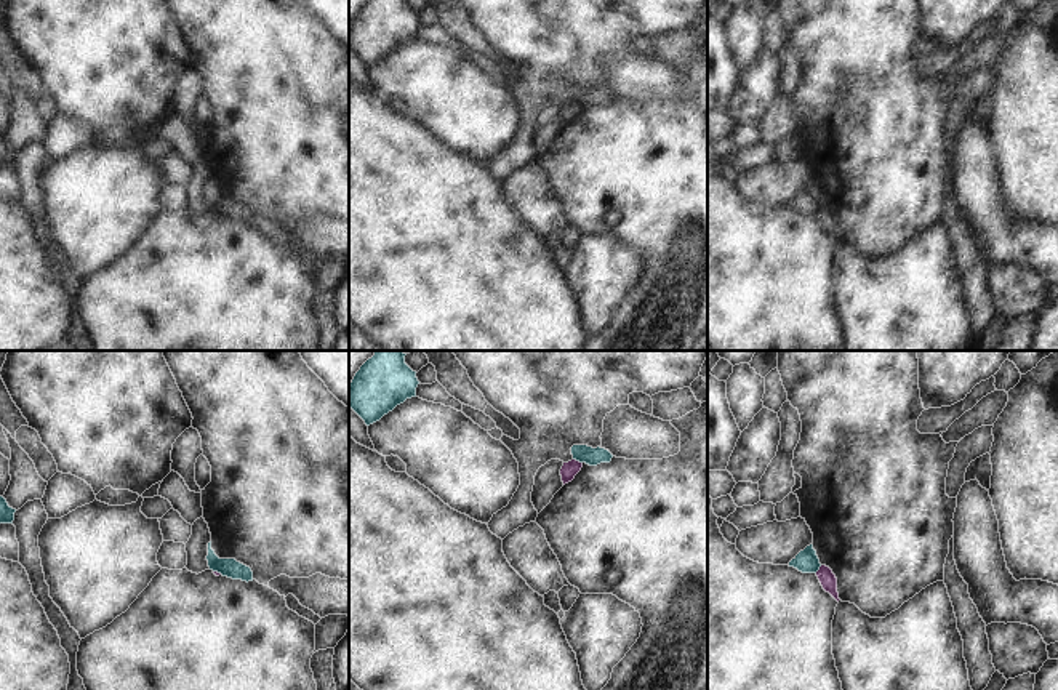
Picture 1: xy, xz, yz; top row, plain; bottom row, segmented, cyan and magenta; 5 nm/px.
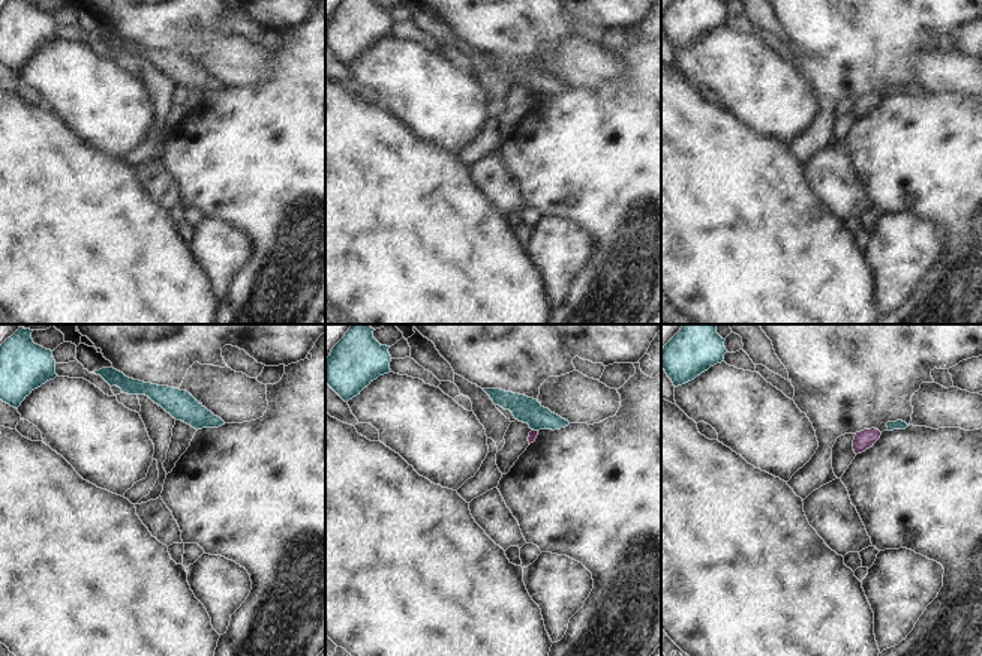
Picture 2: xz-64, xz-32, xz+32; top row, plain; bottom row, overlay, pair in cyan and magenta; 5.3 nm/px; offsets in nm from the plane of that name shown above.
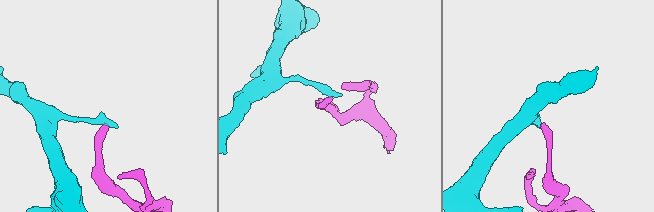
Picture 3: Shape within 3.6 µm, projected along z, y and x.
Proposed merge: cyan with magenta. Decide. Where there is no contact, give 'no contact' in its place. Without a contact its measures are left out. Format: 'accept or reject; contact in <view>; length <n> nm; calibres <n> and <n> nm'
reject; contact in xz; length 50 nm; calibres 90 and 80 nm

